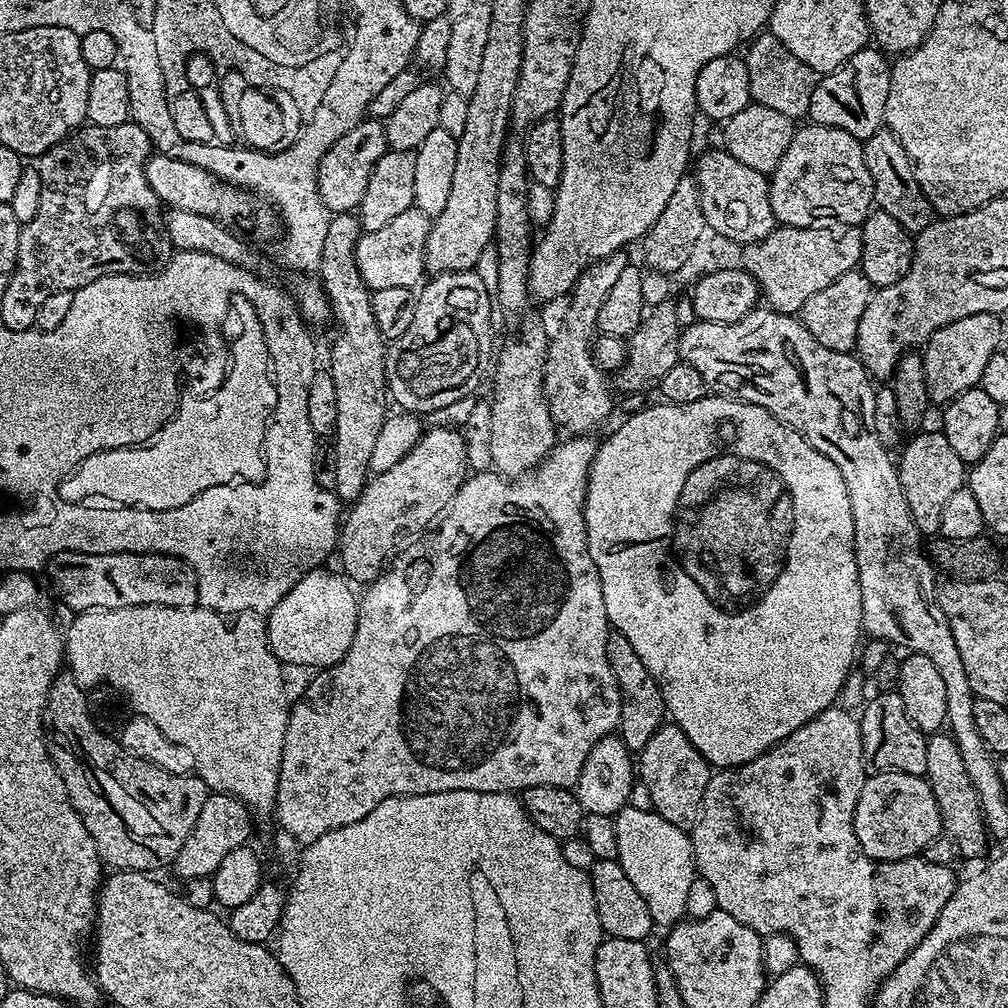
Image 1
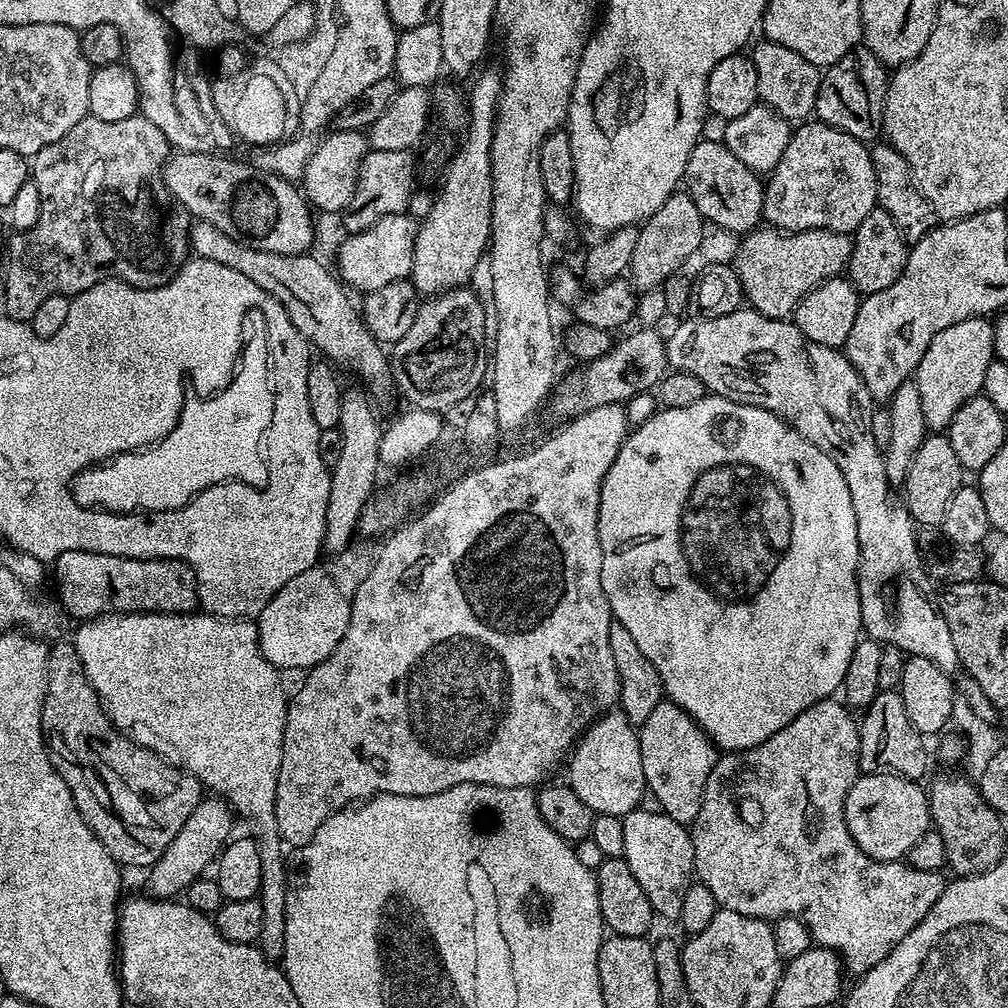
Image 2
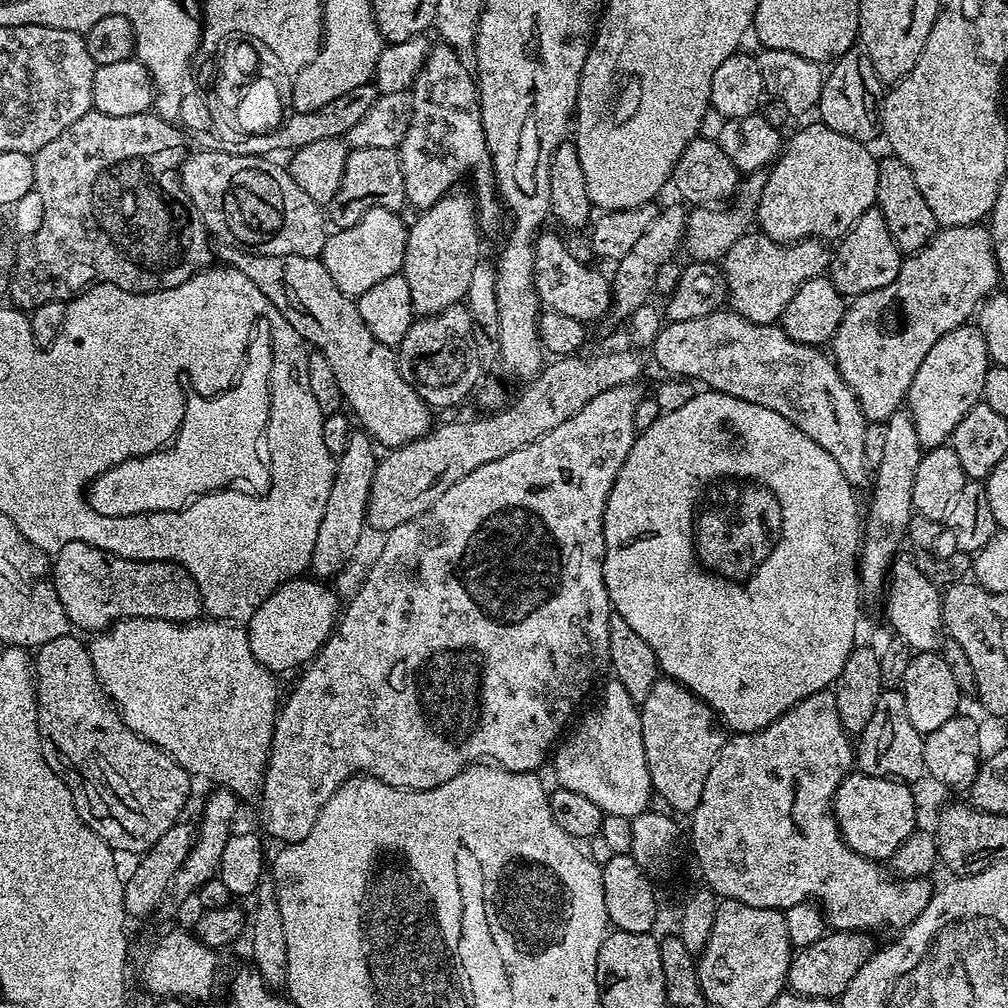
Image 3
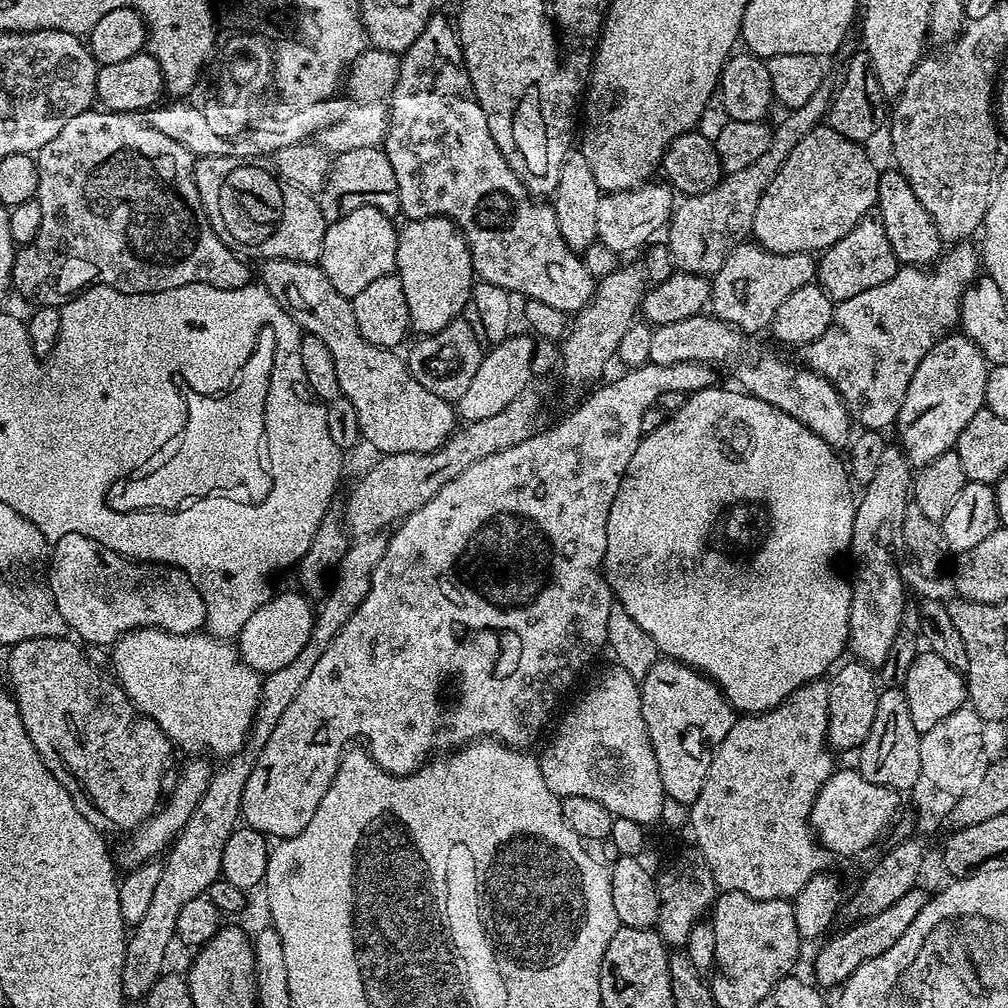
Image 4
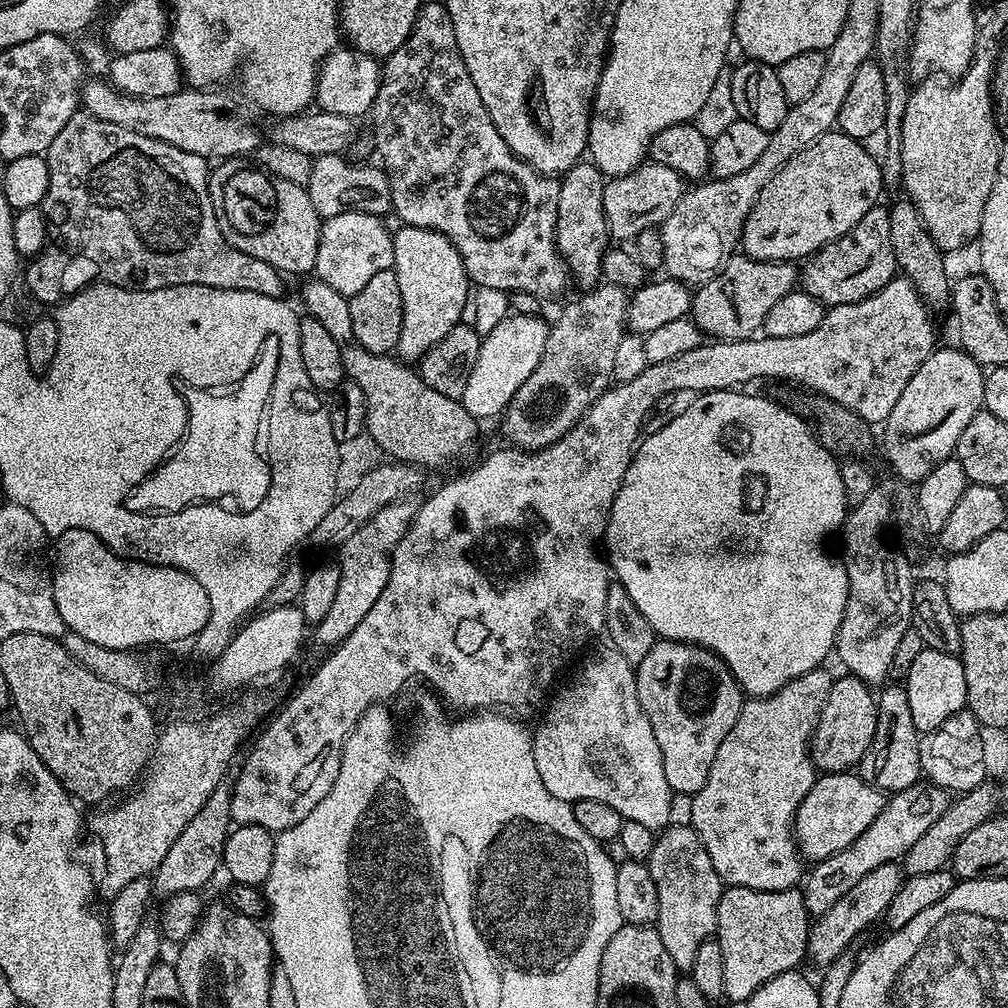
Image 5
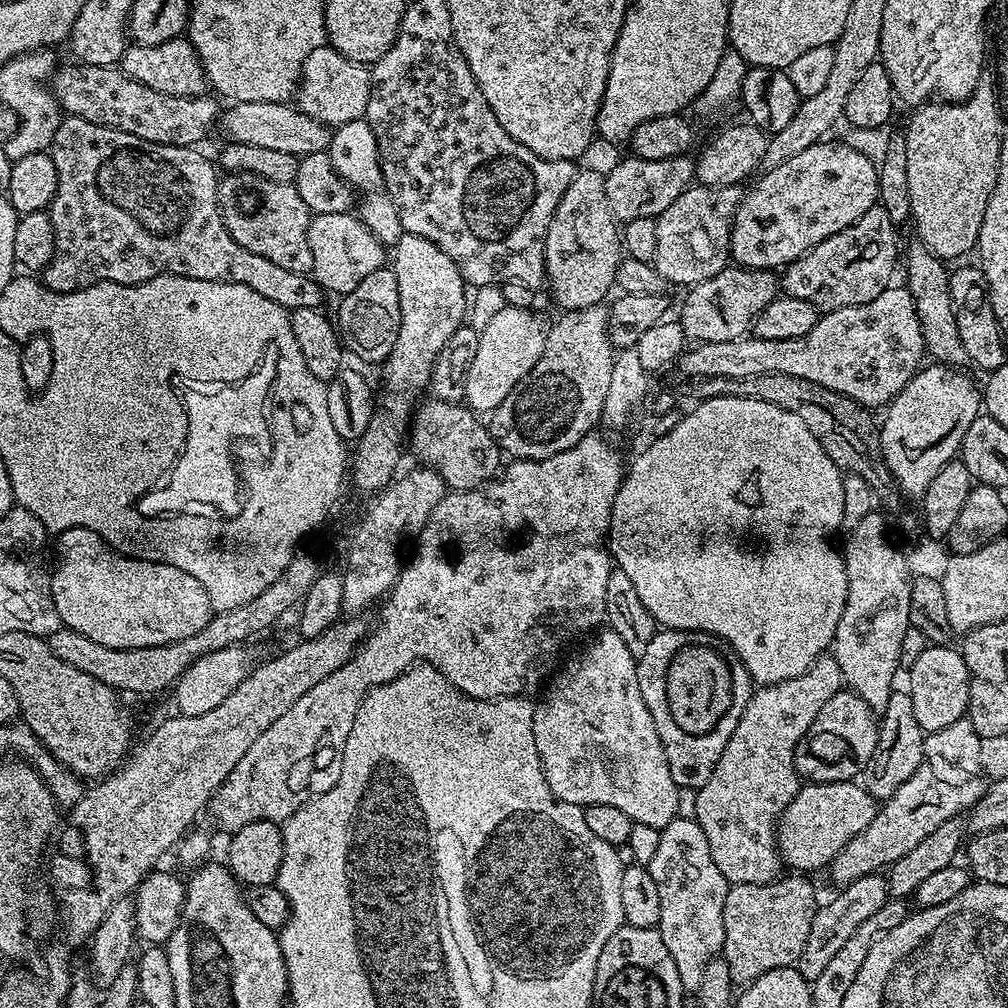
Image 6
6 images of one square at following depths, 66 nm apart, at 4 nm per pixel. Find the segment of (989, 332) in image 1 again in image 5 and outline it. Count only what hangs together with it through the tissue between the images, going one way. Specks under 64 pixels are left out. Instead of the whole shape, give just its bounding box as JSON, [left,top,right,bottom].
[884,347,985,482]

